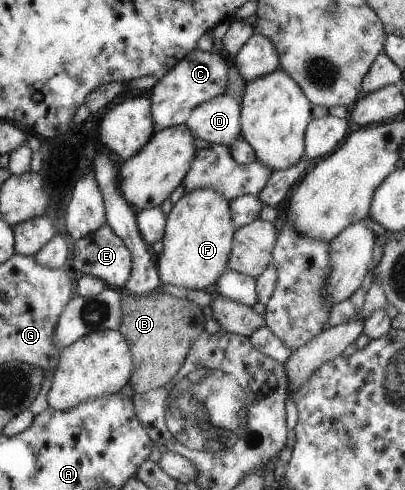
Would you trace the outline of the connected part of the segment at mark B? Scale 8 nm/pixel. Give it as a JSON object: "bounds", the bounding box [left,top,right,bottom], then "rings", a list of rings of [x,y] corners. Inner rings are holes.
{"bounds":[117,289,205,393],"rings":[[[158,289],[147,295],[131,295],[123,292],[123,319],[117,331],[125,337],[133,358],[133,373],[129,385],[135,393],[164,386],[174,381],[174,375],[181,369],[193,341],[205,330],[205,315],[202,307],[192,300],[176,298]]]}

